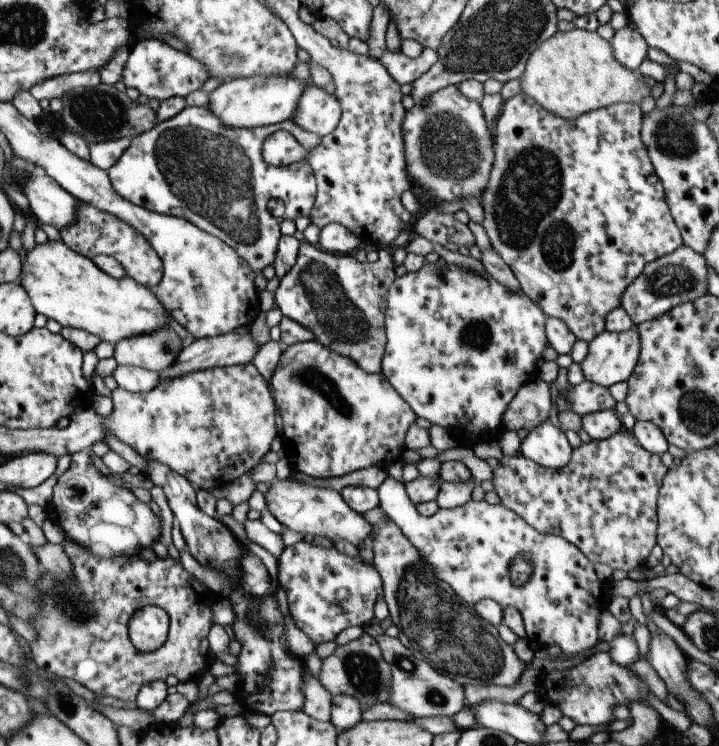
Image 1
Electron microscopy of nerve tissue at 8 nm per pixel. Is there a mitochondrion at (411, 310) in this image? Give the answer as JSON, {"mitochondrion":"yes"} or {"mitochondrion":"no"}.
{"mitochondrion":"no"}

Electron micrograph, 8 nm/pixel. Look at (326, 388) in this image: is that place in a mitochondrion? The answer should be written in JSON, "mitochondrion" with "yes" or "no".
{"mitochondrion":"yes"}

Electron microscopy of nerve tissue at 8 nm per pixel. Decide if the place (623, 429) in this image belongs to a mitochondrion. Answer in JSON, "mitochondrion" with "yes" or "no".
{"mitochondrion":"no"}

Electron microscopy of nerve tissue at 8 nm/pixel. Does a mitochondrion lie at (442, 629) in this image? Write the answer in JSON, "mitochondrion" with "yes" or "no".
{"mitochondrion":"yes"}

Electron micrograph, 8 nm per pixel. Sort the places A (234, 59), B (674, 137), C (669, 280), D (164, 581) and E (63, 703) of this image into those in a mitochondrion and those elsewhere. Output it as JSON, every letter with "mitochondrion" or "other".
{"A":"mitochondrion","B":"mitochondrion","C":"mitochondrion","D":"other","E":"mitochondrion"}

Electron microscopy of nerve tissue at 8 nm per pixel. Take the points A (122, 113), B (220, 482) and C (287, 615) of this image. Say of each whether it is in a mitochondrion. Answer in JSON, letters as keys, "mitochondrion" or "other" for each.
{"A":"mitochondrion","B":"other","C":"other"}

